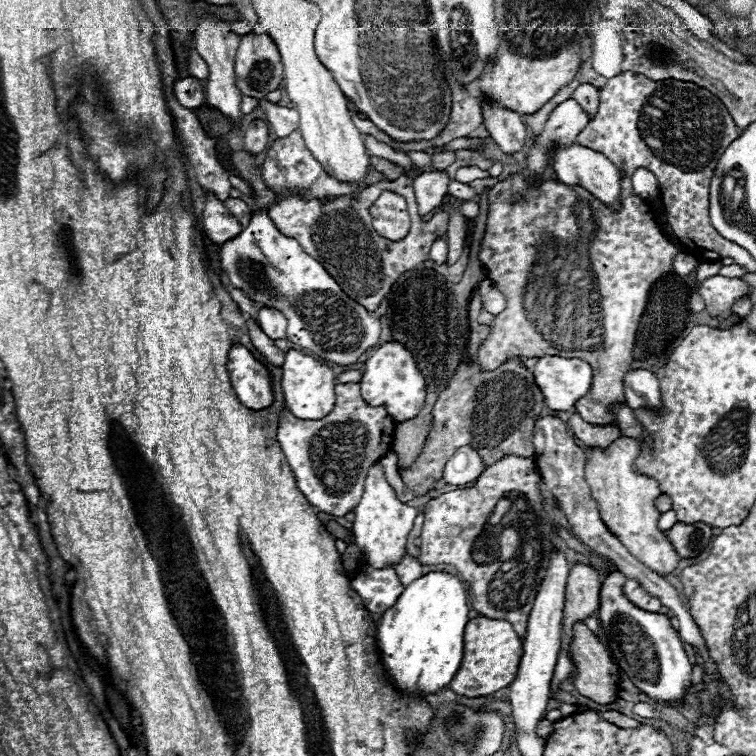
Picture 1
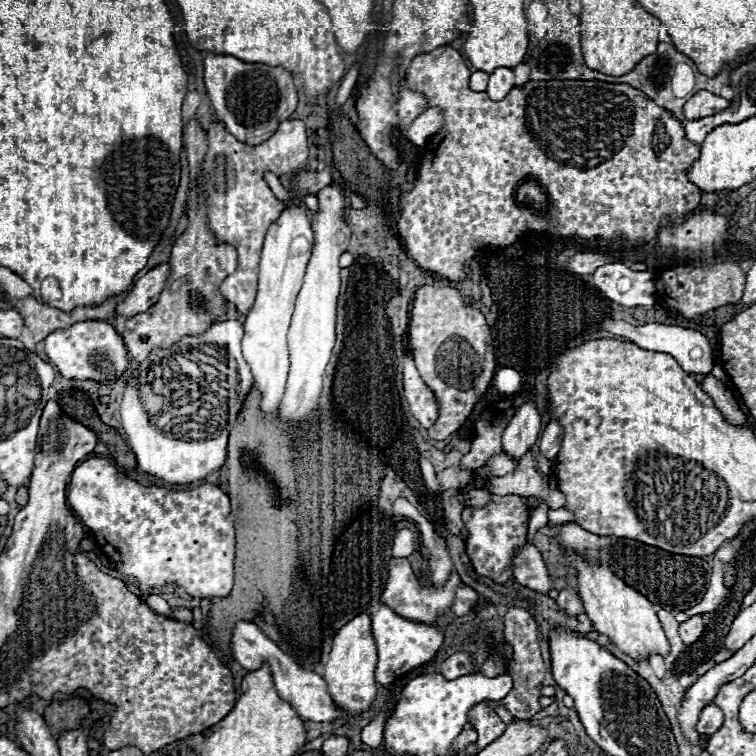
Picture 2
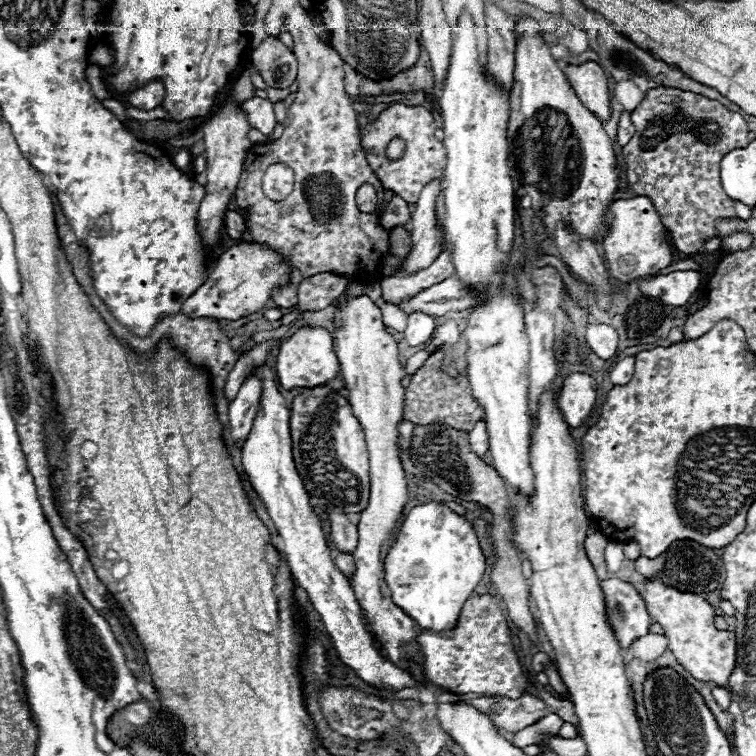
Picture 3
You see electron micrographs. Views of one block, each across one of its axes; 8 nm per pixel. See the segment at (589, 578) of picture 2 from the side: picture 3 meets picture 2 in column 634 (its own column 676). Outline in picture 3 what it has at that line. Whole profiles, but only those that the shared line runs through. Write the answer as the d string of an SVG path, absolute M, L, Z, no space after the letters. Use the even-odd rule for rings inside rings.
M642 580L644 582L644 602L648 614L654 622L664 628L668 646L674 652L676 660L698 680L710 682L714 686L728 688L728 678L736 668L736 636L730 630L718 630L714 626L714 606L708 604L698 594L678 592L676 588L664 586L660 580Z

